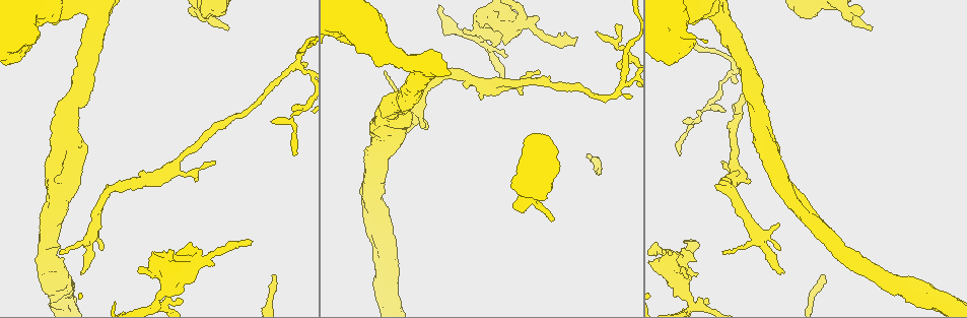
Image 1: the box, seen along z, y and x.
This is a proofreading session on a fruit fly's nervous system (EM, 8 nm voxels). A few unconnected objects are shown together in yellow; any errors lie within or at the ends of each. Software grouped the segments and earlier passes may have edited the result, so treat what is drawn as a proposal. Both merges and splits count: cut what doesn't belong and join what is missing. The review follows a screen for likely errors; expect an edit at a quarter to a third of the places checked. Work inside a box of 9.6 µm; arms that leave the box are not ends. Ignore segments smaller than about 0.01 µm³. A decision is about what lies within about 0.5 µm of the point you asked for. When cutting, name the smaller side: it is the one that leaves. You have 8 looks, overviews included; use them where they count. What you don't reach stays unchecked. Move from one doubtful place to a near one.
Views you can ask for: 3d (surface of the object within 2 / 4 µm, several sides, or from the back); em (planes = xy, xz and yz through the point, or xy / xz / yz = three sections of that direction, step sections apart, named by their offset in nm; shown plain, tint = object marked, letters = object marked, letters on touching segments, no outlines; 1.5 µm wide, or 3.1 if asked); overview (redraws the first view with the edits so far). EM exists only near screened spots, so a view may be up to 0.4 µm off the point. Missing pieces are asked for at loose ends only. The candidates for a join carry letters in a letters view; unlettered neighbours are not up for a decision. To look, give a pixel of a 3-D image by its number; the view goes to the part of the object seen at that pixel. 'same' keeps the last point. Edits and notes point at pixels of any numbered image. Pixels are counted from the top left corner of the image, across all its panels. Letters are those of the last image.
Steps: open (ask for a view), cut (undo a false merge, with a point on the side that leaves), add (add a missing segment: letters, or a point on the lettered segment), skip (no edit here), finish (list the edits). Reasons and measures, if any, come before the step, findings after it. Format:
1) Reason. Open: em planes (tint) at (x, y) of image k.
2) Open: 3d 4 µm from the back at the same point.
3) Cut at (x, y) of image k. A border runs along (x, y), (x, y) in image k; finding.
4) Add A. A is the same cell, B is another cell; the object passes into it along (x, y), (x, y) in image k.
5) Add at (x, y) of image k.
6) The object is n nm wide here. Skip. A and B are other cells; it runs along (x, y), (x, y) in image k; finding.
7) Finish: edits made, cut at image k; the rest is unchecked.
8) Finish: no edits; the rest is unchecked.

An open end. Open: 3d 4 µm from the back at (82, 273) of image 1.

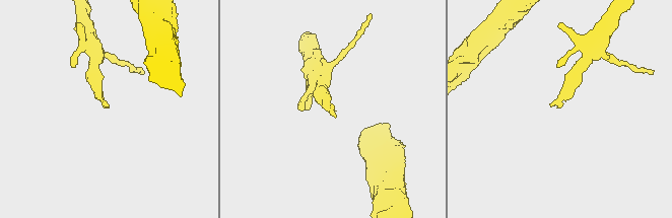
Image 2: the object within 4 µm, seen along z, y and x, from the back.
Need the tissue. Open: em xz step 8 (tint) at (333, 109) of image 2.

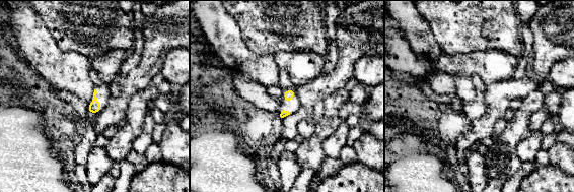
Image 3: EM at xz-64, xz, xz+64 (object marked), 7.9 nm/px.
Open: em planes (letters) at the same point.

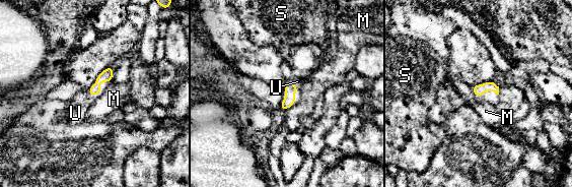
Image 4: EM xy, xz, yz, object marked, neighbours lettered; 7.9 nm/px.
The longest contact is with U, 200 nm. Add U. U is the same cell, M and S are other cells; the object passes into it along (106, 75), (100, 87), (79, 111) in image 4; it goes on there.

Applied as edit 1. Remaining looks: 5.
See it whole again. Open: overview.

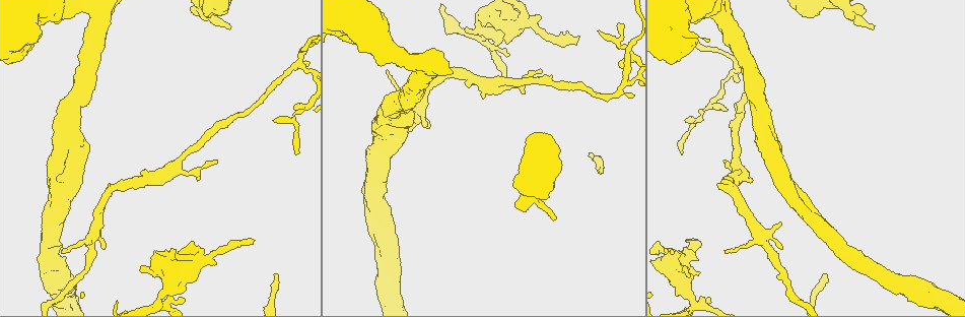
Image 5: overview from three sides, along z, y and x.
Sudden change in width. Open: 3d 2 µm at (483, 38) of image 5.

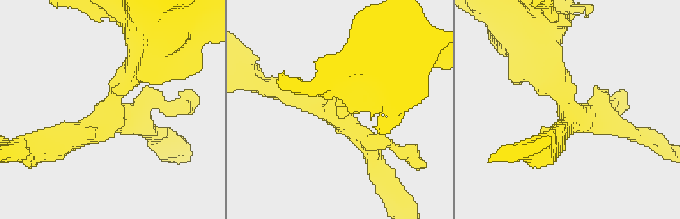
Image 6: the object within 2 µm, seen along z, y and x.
Shape alone is not enough. Open: em planes (letters) at (122, 76) of image 6.

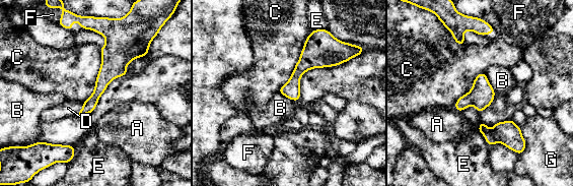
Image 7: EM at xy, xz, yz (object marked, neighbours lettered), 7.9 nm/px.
Skip. A, B, C, D, E, F and G are other cells; a border runs along (147, 55), (134, 58), (126, 74) in image 7; continuous, no second neuron.

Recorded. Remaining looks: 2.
An open end. Open: 3d 2 µm from the back at (600, 170) of image 5.

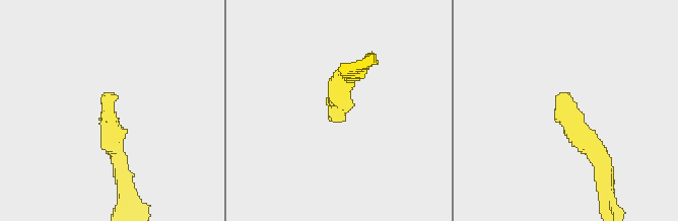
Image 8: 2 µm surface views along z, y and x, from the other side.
Open: em planes (letters) at (339, 114) of image 8.

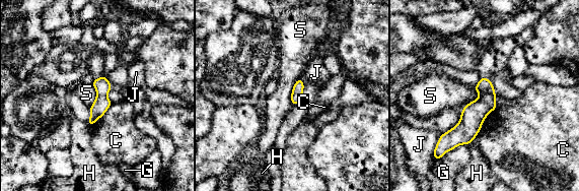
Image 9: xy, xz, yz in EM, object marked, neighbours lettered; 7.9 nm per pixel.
Skip. C, G, H, J and S are other cells; it runs along (487, 80), (486, 102), (448, 143) in image 9; none of them fits.

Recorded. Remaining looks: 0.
Finish: edits made, add at image 4; the rest is unchecked.

